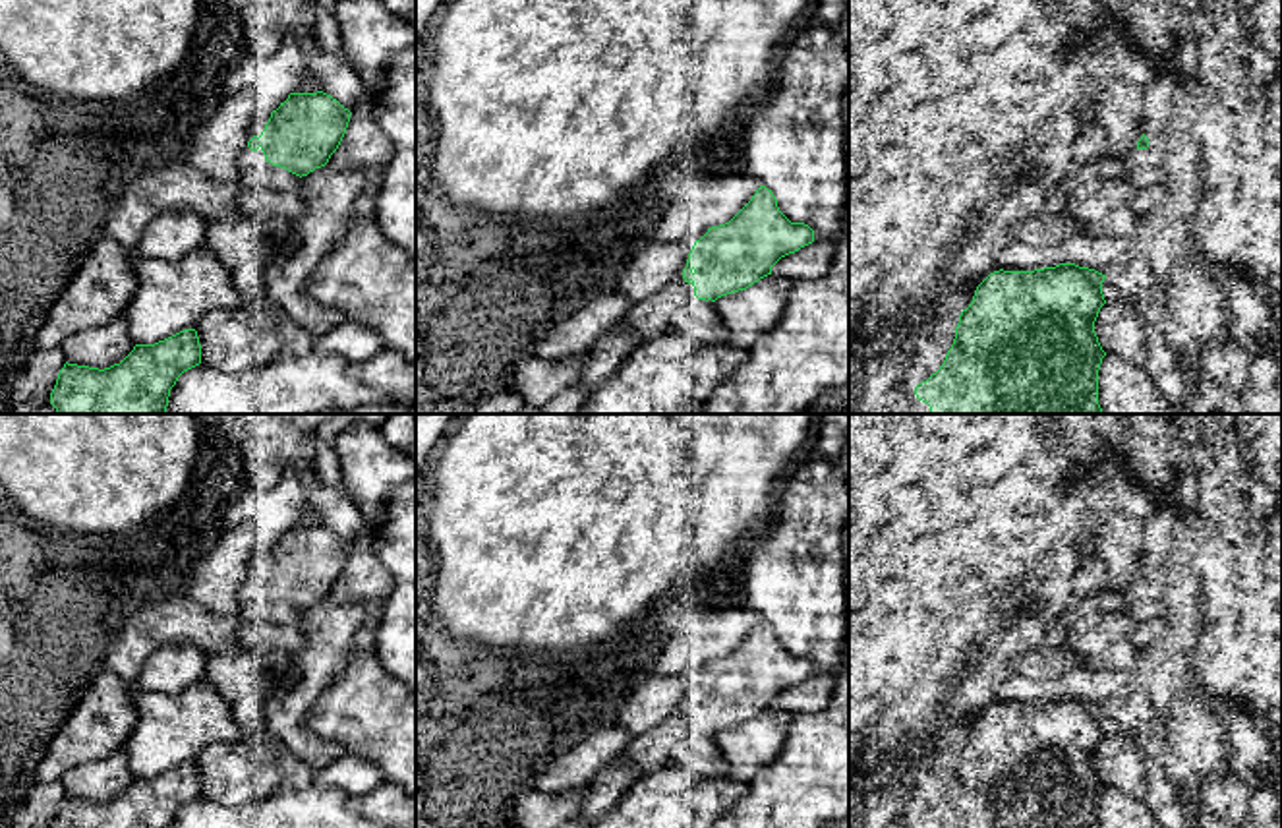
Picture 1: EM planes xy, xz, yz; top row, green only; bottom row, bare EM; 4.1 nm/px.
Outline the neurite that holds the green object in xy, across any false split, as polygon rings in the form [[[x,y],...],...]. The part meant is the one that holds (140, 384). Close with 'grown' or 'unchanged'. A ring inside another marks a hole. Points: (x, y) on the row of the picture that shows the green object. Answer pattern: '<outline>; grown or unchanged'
[[[195,329],[135,344],[110,368],[64,364],[50,393],[58,414],[166,414],[178,377],[201,364]]]; unchanged

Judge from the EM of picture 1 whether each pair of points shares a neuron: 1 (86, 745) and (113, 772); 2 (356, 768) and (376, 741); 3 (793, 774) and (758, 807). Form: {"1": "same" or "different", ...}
{"1": "different", "2": "different", "3": "same"}

